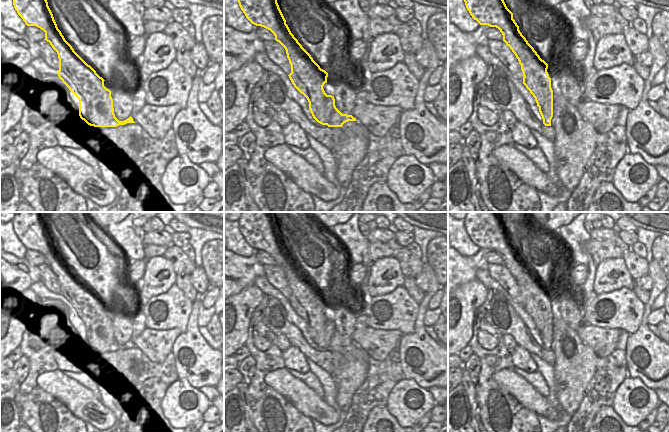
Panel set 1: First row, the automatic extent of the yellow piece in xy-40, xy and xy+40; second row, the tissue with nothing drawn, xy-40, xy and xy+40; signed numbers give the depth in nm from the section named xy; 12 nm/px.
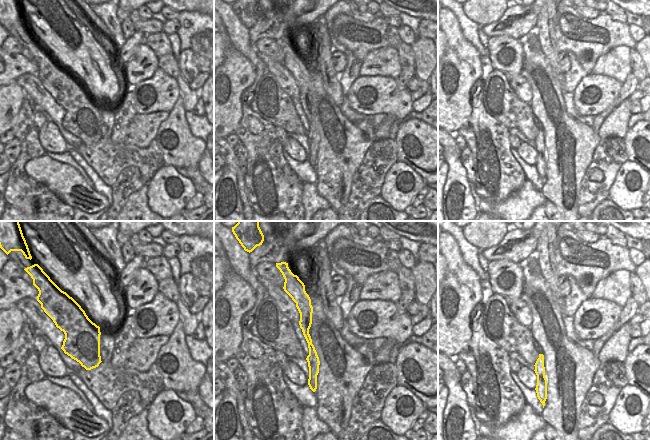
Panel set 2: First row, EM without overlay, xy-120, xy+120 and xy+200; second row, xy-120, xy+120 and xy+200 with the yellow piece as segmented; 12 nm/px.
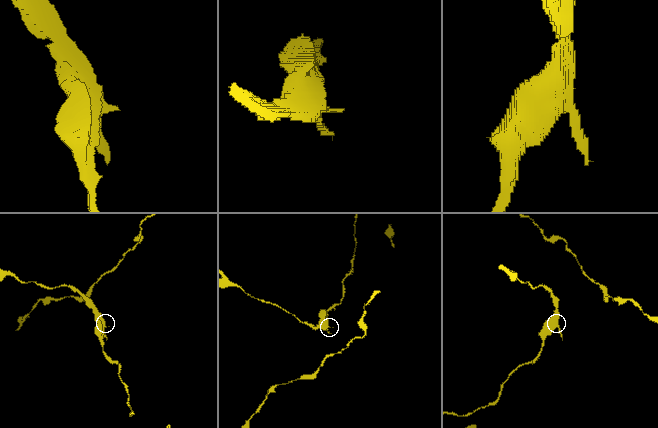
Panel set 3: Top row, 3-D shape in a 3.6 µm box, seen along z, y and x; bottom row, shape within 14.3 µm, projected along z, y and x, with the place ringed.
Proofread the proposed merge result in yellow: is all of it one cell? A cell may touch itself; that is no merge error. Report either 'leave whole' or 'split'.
split

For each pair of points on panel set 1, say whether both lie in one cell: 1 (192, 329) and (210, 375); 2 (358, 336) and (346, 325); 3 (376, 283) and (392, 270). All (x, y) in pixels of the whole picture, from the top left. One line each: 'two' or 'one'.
1: one
2: two
3: one

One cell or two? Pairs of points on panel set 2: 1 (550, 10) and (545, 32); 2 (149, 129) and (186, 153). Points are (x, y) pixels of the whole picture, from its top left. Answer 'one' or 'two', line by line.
1: one
2: two

